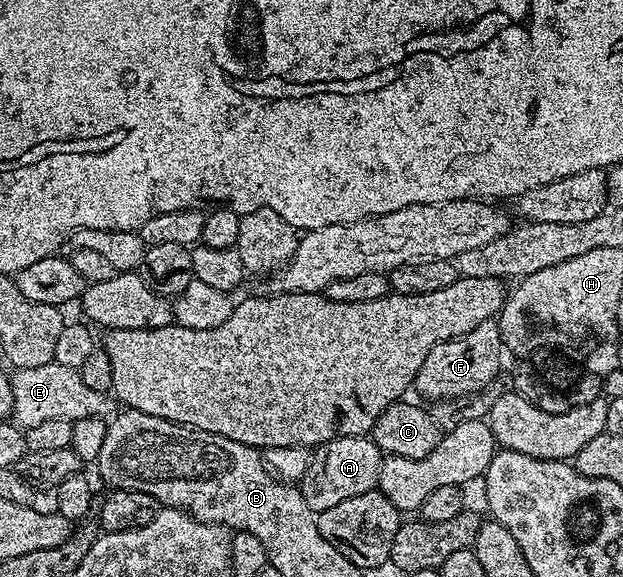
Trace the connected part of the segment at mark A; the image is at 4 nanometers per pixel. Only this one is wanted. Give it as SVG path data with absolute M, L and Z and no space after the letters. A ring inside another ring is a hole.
M342 436L311 451L312 459L306 468L304 477L298 485L306 504L313 514L321 514L326 508L334 508L334 504L342 504L342 500L350 500L350 496L362 496L362 492L377 489L380 484L380 469L385 455L368 436Z

